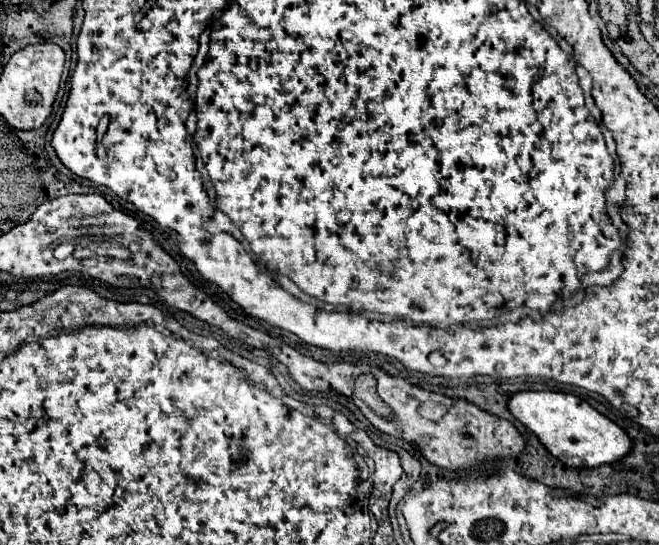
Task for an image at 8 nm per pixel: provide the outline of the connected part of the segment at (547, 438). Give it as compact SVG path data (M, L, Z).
M522 391L510 397L508 409L522 425L526 425L540 439L540 443L556 459L574 469L610 465L624 459L634 449L634 441L624 429L620 429L616 423L600 415L592 405L572 393Z

